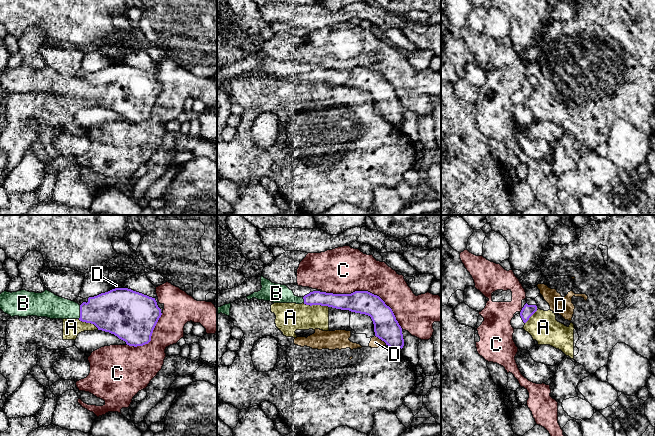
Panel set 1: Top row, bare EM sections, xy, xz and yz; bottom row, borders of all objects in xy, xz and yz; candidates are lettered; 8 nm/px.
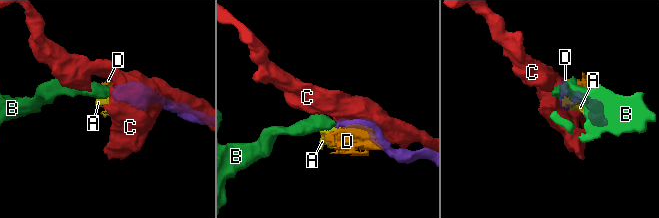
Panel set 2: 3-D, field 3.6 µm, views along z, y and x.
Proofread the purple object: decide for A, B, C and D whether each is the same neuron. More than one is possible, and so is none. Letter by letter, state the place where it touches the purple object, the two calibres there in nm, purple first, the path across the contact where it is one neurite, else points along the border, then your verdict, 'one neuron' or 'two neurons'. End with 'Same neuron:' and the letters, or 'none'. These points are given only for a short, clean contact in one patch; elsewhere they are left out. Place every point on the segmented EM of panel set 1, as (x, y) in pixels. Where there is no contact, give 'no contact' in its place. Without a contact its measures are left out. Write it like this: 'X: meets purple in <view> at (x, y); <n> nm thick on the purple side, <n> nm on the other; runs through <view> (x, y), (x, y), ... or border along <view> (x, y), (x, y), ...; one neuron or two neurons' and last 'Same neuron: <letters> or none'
A: meets purple in xz at (316, 304); 130 nm thick on the purple side, 220 nm on the other; border along xz (303, 303), (326, 305), (328, 307); two neurons
B: meets purple in xy at (80, 312); 320 nm thick on the purple side, 190 nm on the other; one neuron
C: meets purple in xz at (366, 291); 190 nm thick on the purple side, 380 nm on the other; two neurons
D: meets purple in xz at (381, 339); 200 nm thick on the purple side, 90 nm on the other; two neurons
Same neuron: B

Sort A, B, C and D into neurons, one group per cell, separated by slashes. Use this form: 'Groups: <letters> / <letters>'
Groups: A D / B / C

